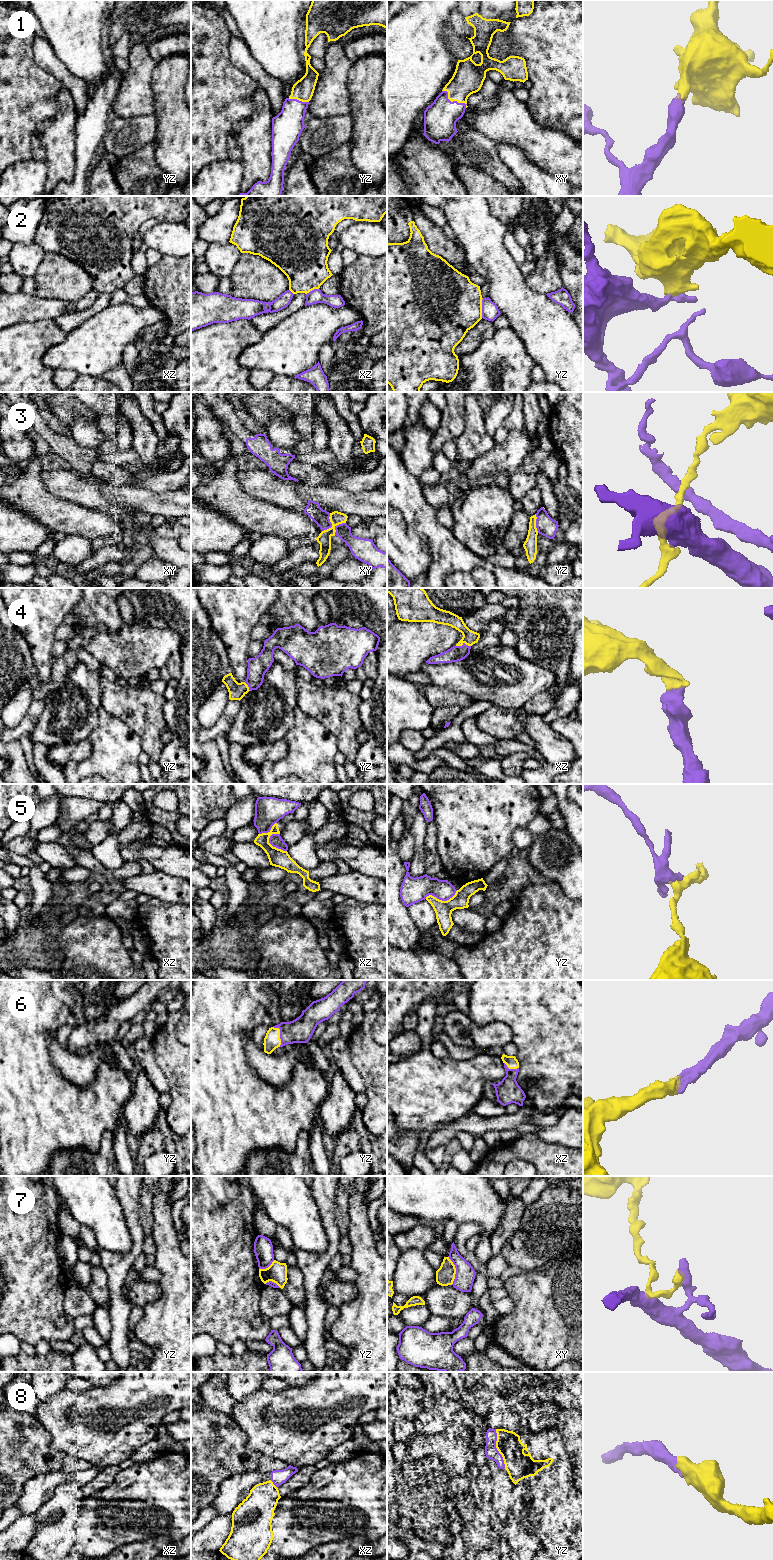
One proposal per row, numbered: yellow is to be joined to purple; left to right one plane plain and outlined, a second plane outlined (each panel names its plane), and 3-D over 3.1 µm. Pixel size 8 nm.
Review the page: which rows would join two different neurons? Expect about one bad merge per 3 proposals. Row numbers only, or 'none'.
2, 3, 5, 7

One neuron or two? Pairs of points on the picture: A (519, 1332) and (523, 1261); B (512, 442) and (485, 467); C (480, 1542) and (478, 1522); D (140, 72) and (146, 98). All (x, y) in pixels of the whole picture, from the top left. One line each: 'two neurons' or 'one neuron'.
A: two neurons
B: one neuron
C: one neuron
D: one neuron

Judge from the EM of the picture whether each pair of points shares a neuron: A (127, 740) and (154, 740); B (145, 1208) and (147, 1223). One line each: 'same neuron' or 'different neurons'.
A: different neurons
B: same neuron

